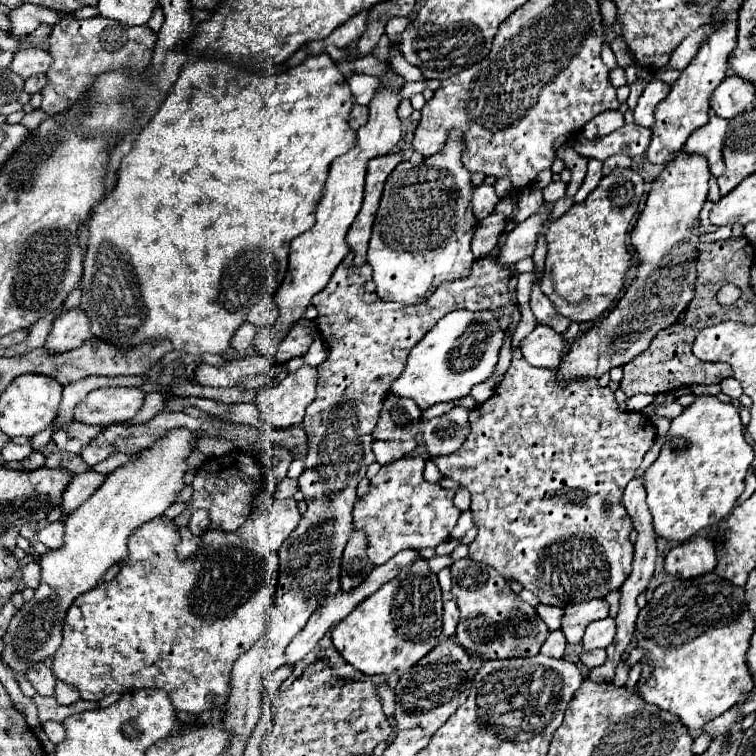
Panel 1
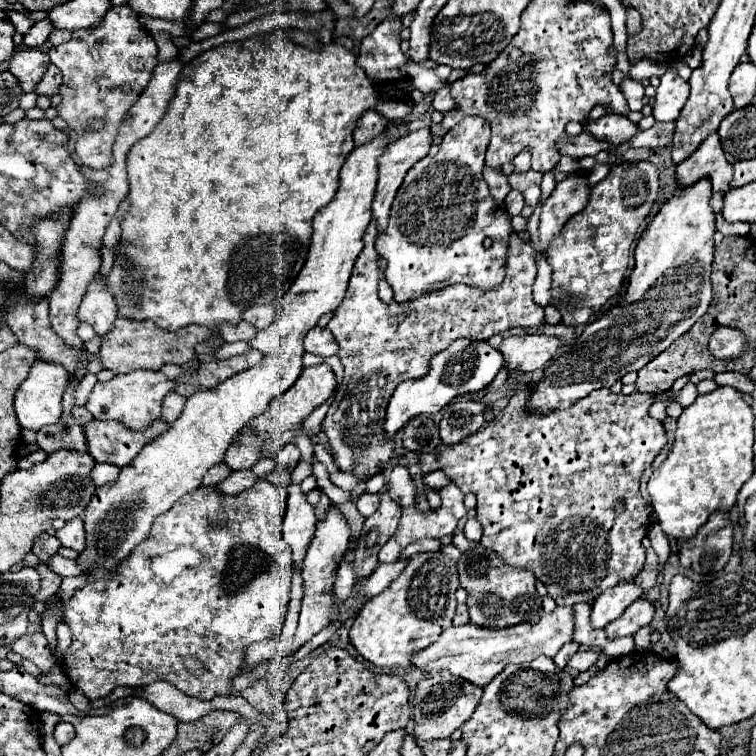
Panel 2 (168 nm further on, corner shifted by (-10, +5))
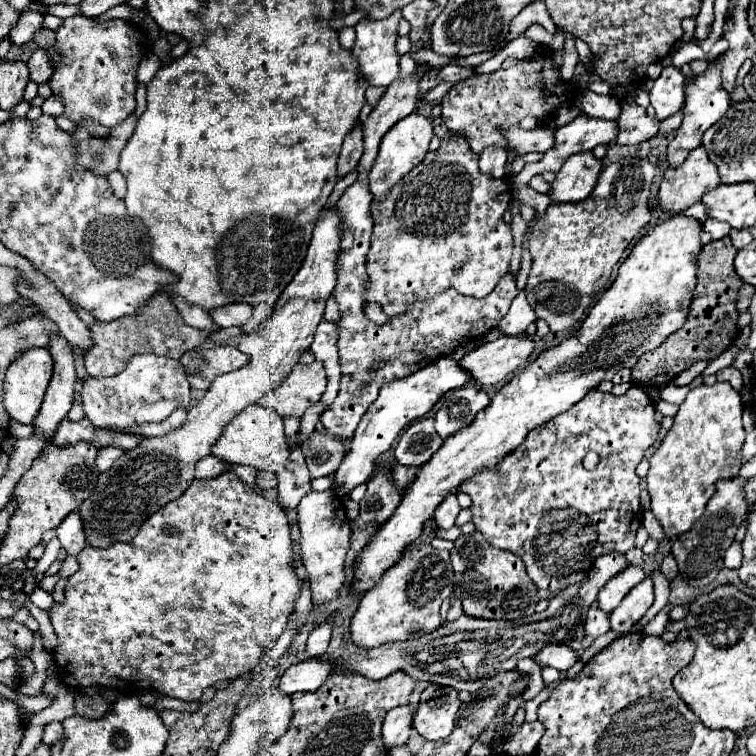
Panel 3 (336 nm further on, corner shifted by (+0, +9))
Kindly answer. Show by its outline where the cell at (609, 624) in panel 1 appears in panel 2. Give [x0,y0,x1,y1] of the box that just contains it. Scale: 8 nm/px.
[604,598,654,640]

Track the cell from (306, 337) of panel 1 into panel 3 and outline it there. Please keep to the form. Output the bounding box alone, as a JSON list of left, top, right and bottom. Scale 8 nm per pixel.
[309,320,340,404]

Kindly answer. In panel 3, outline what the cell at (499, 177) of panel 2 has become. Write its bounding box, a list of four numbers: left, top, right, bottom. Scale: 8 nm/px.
[480,146,508,178]

